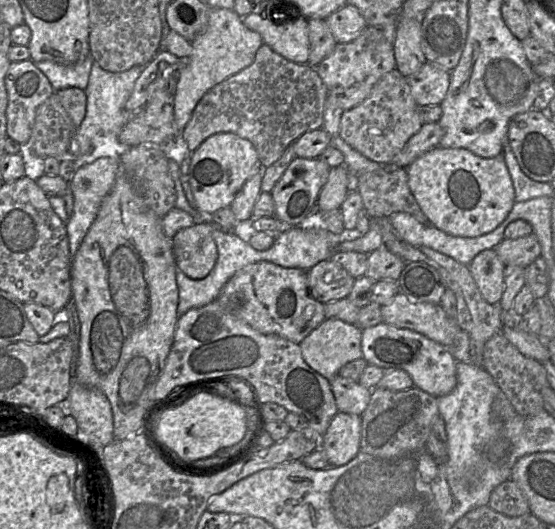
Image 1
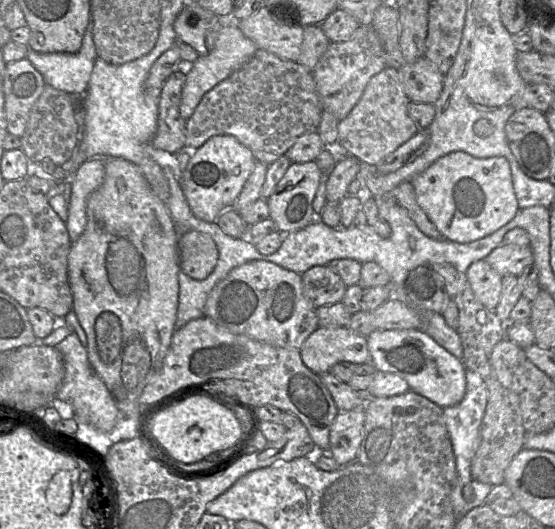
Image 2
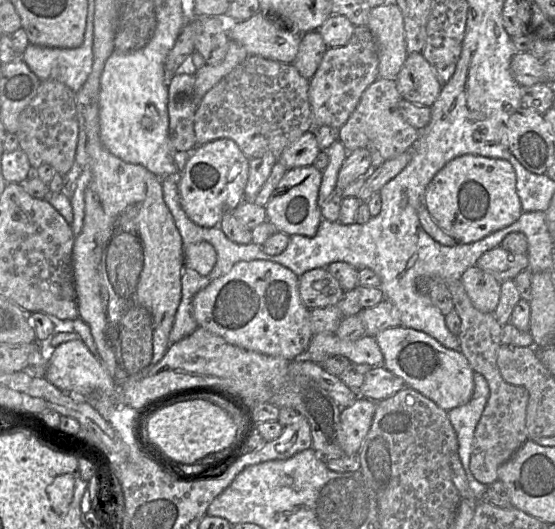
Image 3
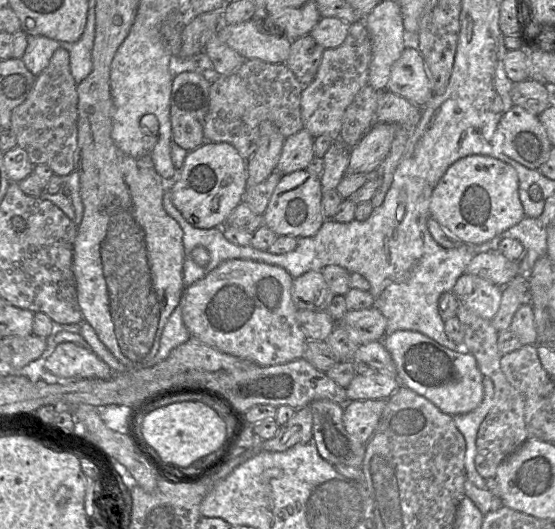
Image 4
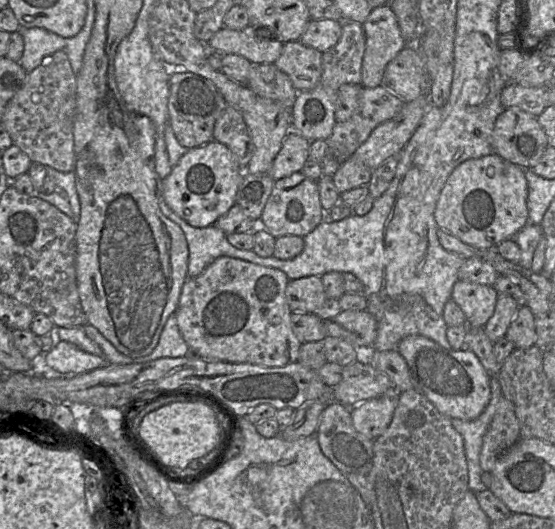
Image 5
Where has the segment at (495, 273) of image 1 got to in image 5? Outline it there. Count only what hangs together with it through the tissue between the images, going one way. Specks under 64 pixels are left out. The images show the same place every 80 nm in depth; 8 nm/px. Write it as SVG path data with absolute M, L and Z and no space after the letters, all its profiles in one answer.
M458 280L452 299L464 312L467 327L484 328L493 316L499 293L493 286Z

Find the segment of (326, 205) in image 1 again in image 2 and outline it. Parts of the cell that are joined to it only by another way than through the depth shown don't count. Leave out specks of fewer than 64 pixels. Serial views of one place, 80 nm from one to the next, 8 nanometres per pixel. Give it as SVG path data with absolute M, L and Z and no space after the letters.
M353 156L337 160L326 174L327 202L340 202L346 195L350 183L356 178L360 162Z

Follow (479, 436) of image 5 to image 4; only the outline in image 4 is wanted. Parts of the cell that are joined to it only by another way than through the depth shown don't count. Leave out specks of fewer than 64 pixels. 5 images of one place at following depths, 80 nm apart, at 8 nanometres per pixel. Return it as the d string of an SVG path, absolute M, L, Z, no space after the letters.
M484 376L483 387L483 401L475 410L466 414L453 416L454 424L466 442L466 477L479 489L486 489L486 479L480 476L475 467L475 456L477 452L476 439L481 423L493 406L494 384L490 378Z

